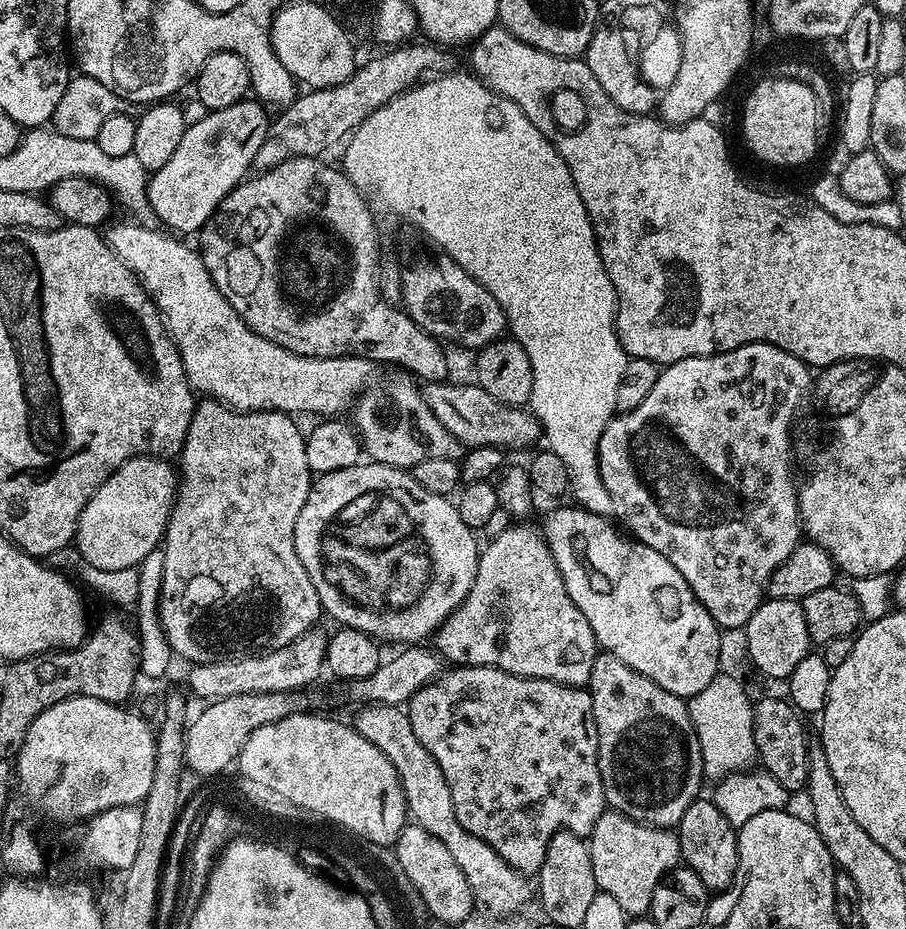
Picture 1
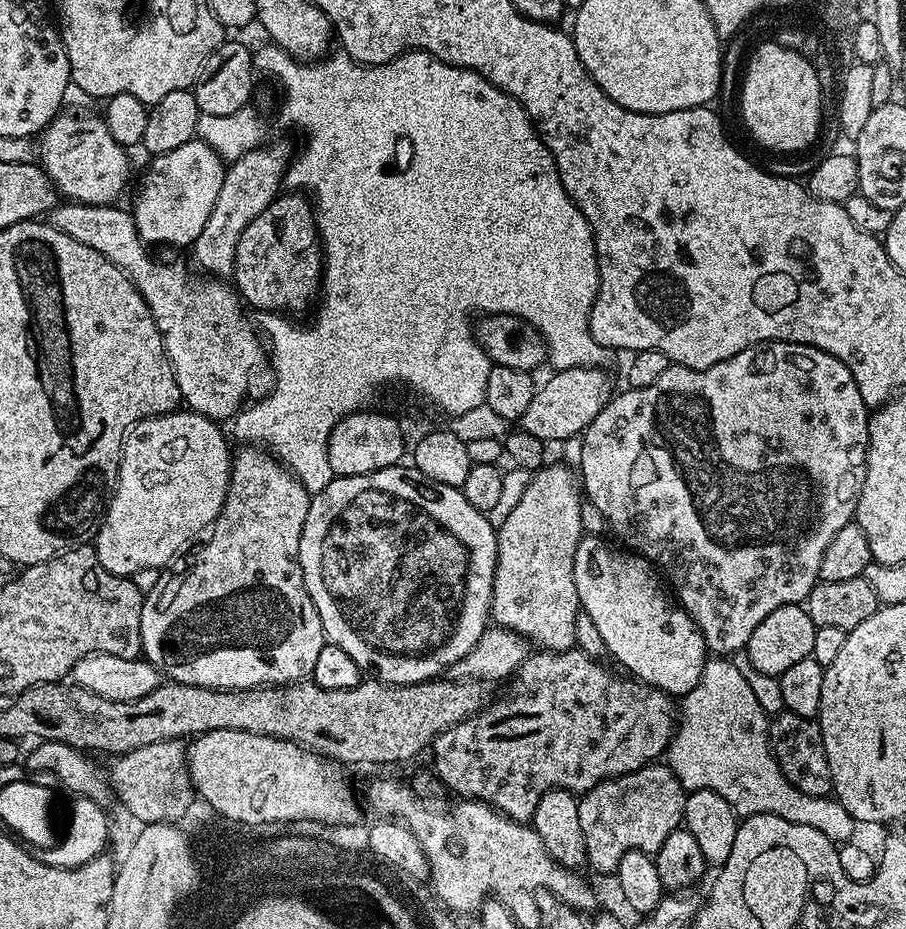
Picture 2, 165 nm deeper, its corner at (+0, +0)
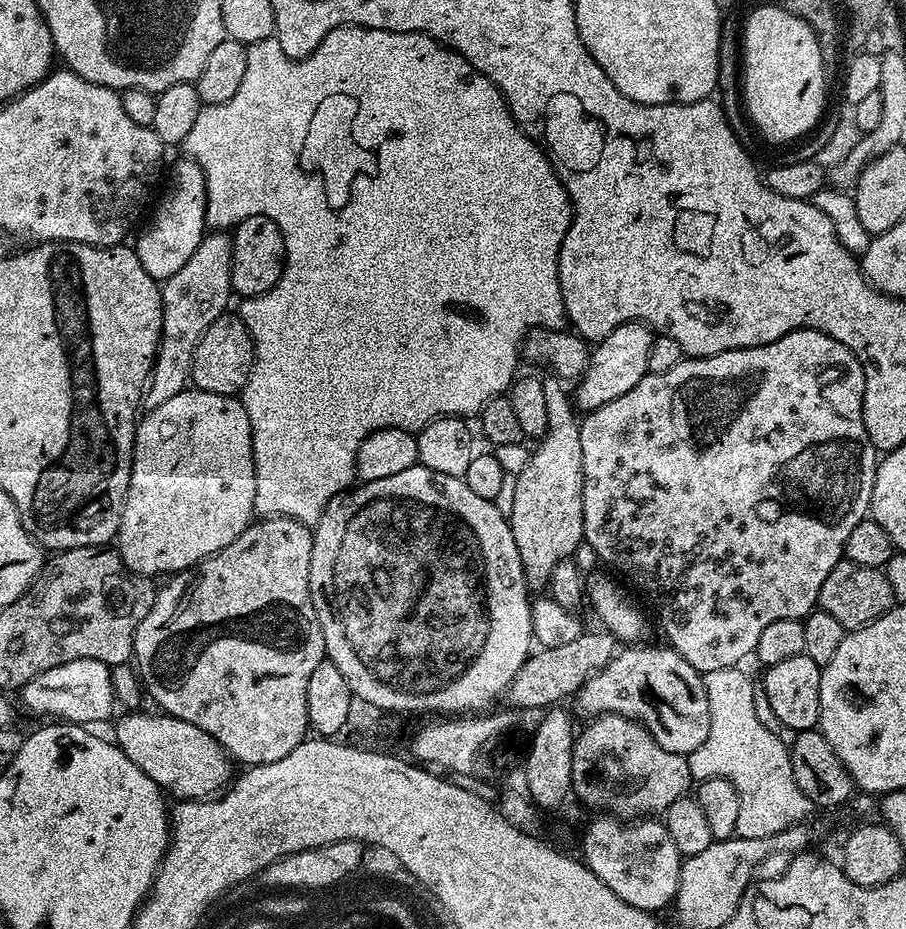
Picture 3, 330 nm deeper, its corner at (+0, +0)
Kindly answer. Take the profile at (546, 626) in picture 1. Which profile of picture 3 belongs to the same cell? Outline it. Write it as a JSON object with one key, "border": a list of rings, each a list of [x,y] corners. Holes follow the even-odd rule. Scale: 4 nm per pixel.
{"border":[[[551,374],[543,377],[544,381],[544,393],[546,394],[546,420],[548,422],[548,431],[543,436],[539,437],[538,443],[540,444],[537,448],[531,449],[528,465],[526,470],[522,470],[520,475],[515,477],[513,486],[510,488],[510,496],[512,492],[512,512],[507,513],[508,523],[512,526],[512,533],[514,534],[514,546],[518,546],[518,554],[522,558],[522,566],[524,567],[524,577],[527,578],[529,585],[540,586],[547,585],[548,579],[550,578],[554,566],[558,562],[569,559],[575,553],[576,548],[579,547],[581,541],[584,540],[584,515],[582,514],[582,494],[584,493],[584,471],[582,470],[582,442],[580,441],[580,420],[578,419],[577,409],[574,407],[573,397],[566,389],[565,381],[561,380],[560,377]]]}

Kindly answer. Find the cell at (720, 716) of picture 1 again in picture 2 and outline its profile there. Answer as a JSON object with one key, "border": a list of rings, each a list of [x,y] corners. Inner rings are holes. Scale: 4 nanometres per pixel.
{"border":[[[728,658],[705,659],[698,686],[682,697],[681,704],[684,705],[678,708],[678,723],[668,744],[666,763],[684,787],[685,793],[714,790],[714,794],[722,794],[722,798],[730,802],[737,817],[774,814],[778,818],[786,818],[786,822],[798,822],[798,826],[814,826],[825,841],[848,842],[855,837],[852,835],[858,829],[858,821],[840,805],[839,800],[802,794],[802,790],[795,788],[782,774],[768,744],[769,717],[758,704],[758,699],[754,698],[741,671],[732,666]]]}

